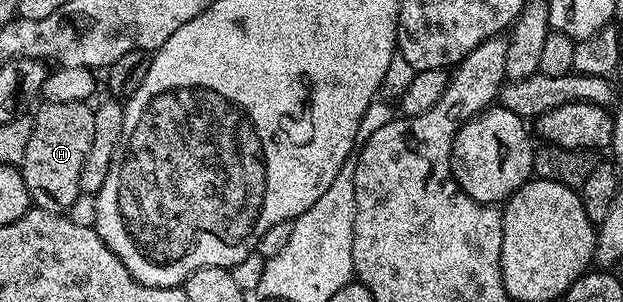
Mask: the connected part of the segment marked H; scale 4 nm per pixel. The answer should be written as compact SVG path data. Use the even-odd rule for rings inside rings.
M44 102L31 123L31 136L25 145L21 164L25 187L29 189L32 204L40 211L70 212L70 207L81 199L81 169L93 145L95 113L90 102Z

